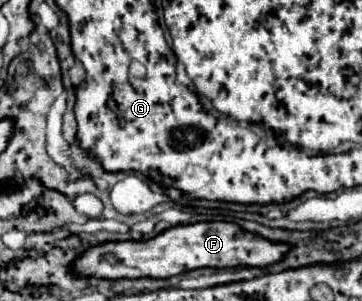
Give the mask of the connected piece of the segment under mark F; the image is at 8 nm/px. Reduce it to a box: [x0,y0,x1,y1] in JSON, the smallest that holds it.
[74,221,288,279]

